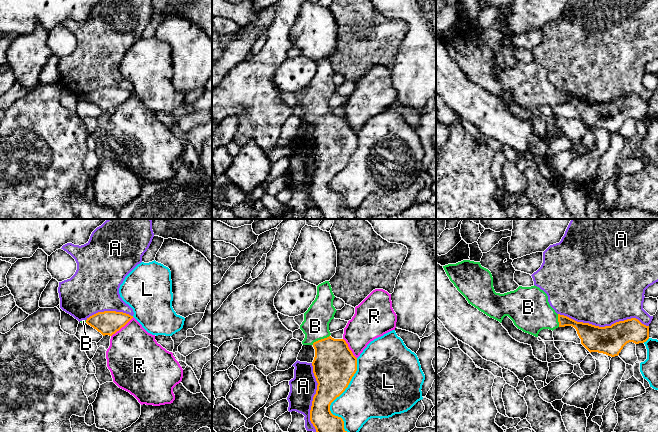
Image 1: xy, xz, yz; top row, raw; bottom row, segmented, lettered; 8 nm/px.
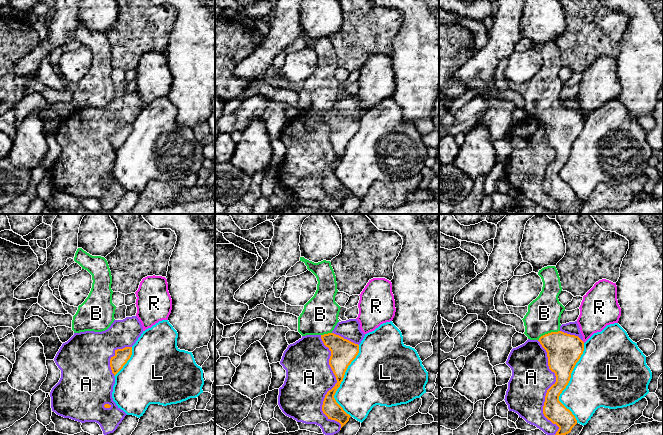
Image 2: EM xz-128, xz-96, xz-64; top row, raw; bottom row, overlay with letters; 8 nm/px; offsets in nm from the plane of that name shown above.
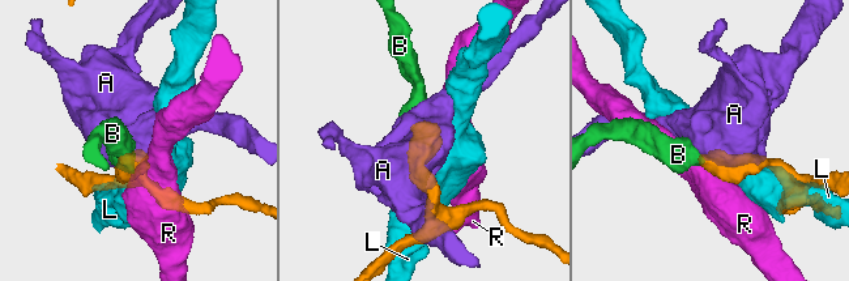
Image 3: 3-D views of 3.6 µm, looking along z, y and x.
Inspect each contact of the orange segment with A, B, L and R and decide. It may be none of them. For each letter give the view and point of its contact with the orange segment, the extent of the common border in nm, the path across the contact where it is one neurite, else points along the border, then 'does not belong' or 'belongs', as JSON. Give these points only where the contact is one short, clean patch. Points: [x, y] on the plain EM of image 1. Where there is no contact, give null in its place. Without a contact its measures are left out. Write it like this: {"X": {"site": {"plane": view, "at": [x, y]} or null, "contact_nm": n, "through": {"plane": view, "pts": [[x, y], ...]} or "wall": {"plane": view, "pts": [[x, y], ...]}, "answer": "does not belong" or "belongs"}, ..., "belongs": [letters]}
{"A": {"site": {"plane": "yz", "at": [603, 103]}, "contact_nm": 750, "answer": "does not belong"}, "B": {"site": {"plane": "xz", "at": [321, 115]}, "contact_nm": 160, "through": {"plane": "xz", "pts": [[334, 141], [332, 132], [321, 115], [317, 110], [315, 102]]}, "answer": "belongs"}, "L": {"site": {"plane": "xz", "at": [334, 175]}, "contact_nm": 650, "answer": "does not belong"}, "R": {"site": {"plane": "xy", "at": [122, 102]}, "contact_nm": 240, "wall": {"plane": "xy", "pts": [[133, 93], [111, 112]]}, "answer": "does not belong"}, "belongs": ["B"]}

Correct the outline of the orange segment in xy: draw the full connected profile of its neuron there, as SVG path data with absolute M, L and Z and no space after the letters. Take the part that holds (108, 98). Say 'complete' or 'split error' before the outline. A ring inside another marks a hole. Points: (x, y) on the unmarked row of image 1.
complete; M116 87L98 88L89 94L86 99L100 108L103 112L112 112L124 103L133 92Z

